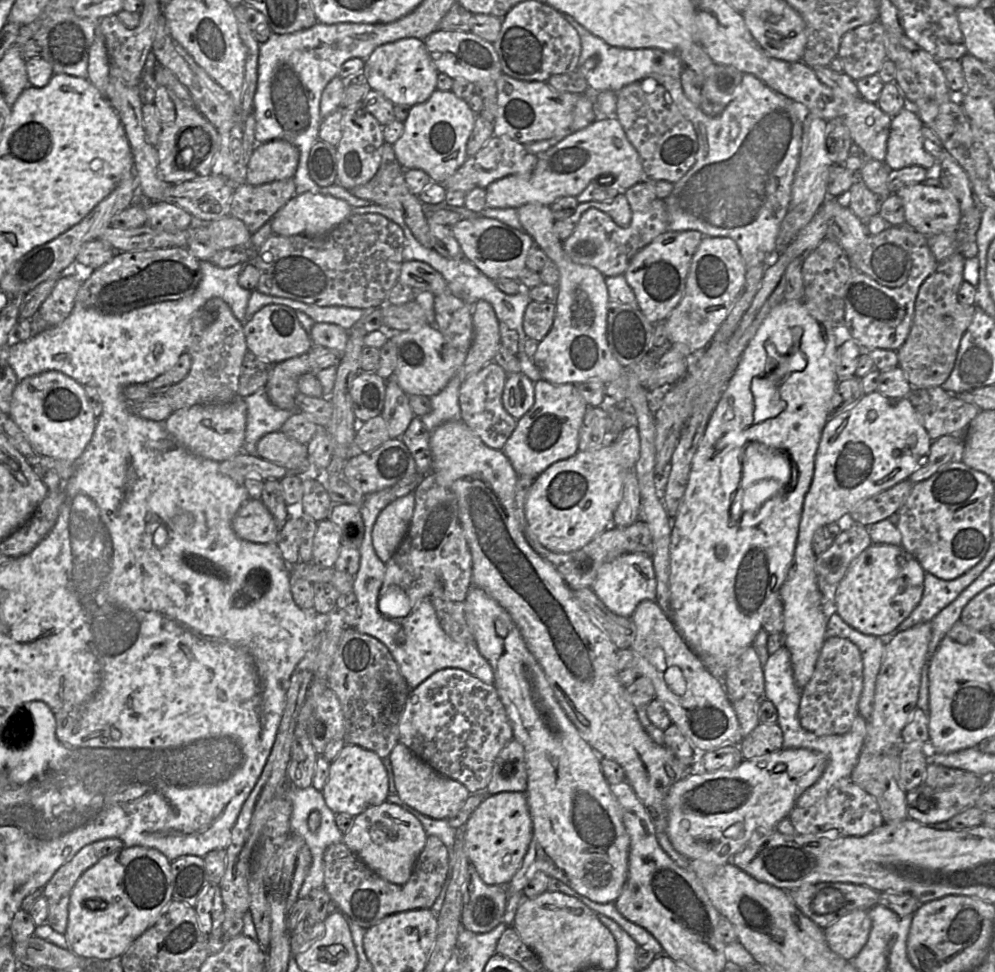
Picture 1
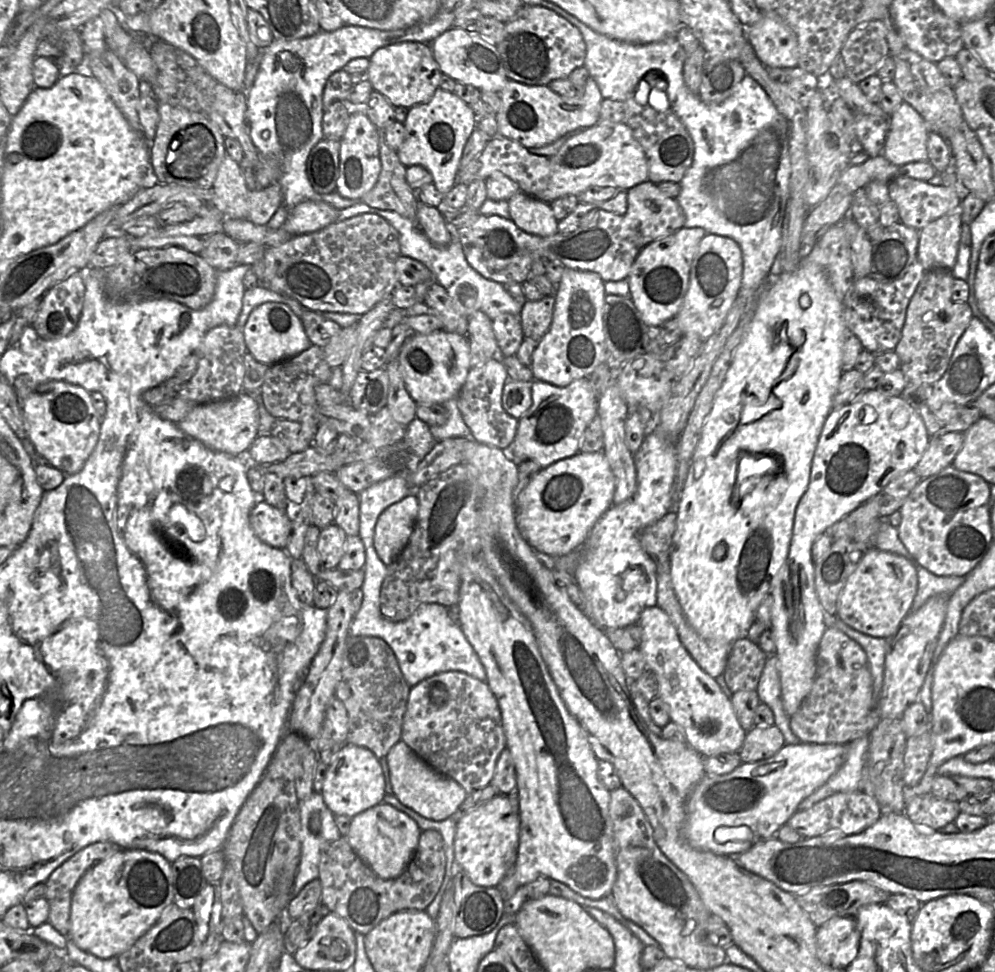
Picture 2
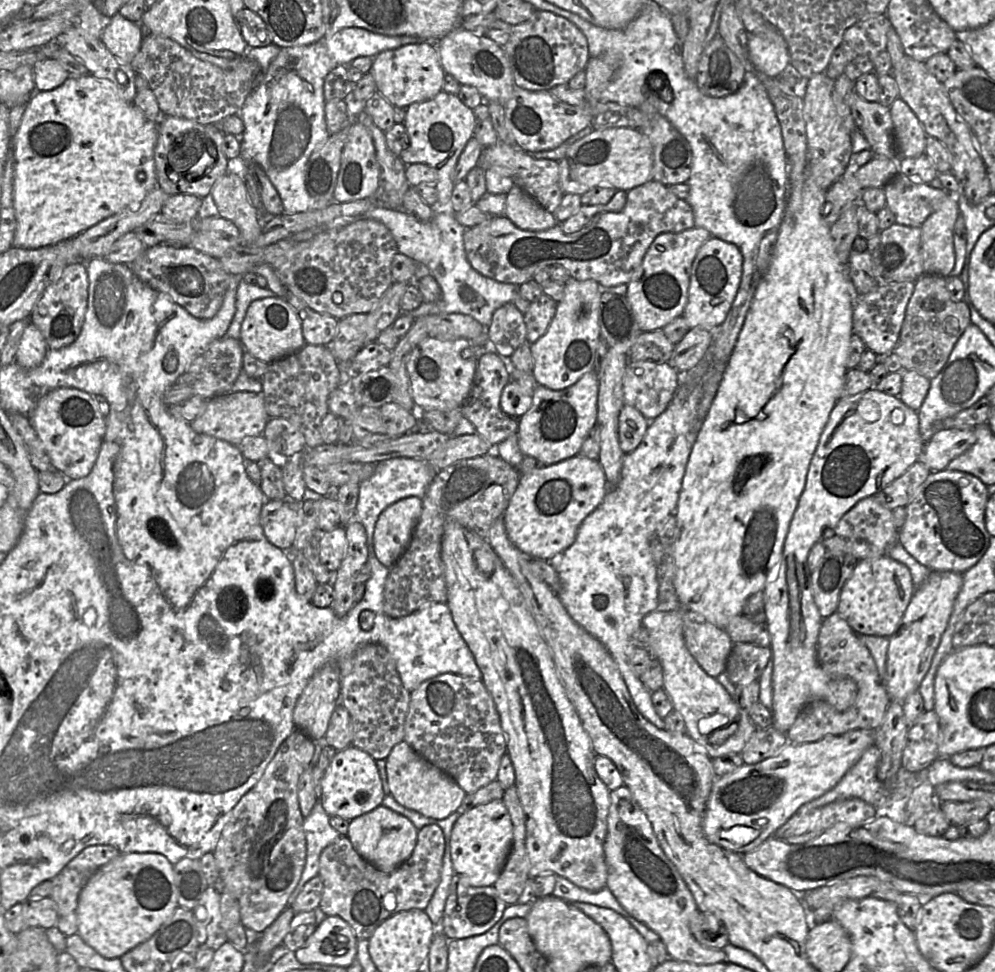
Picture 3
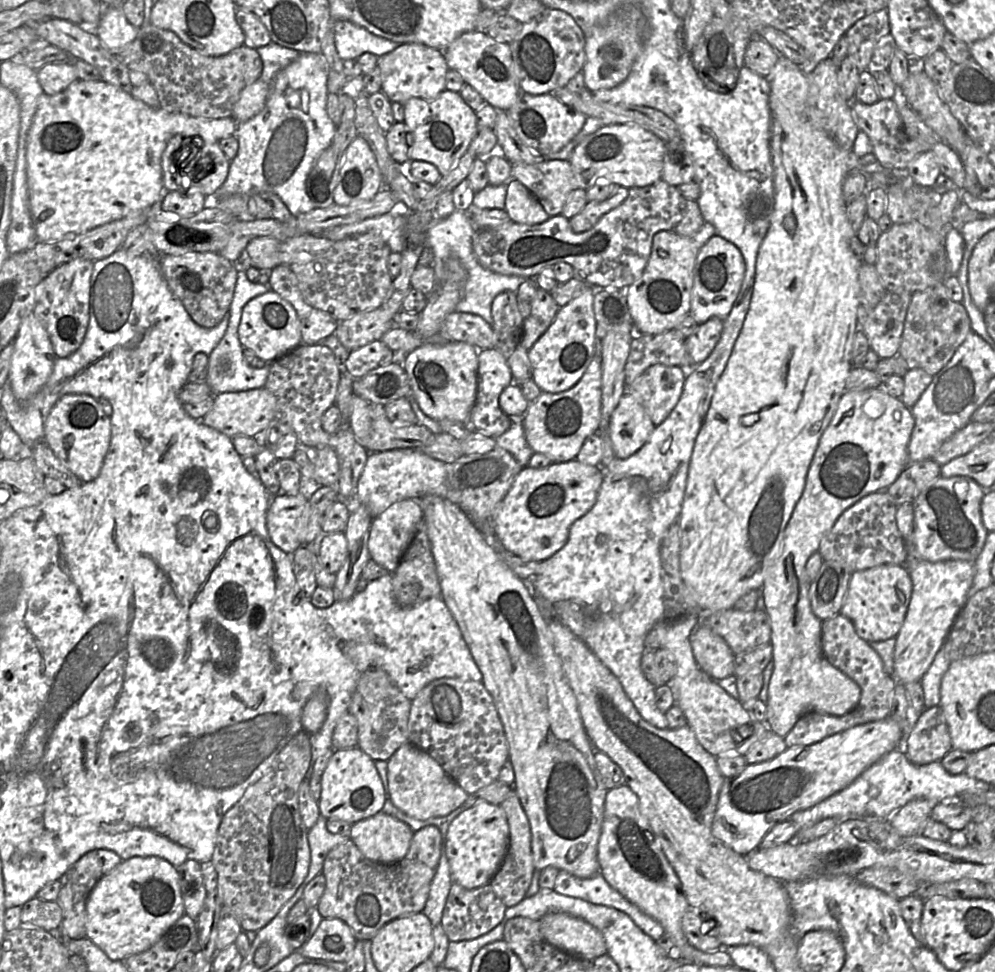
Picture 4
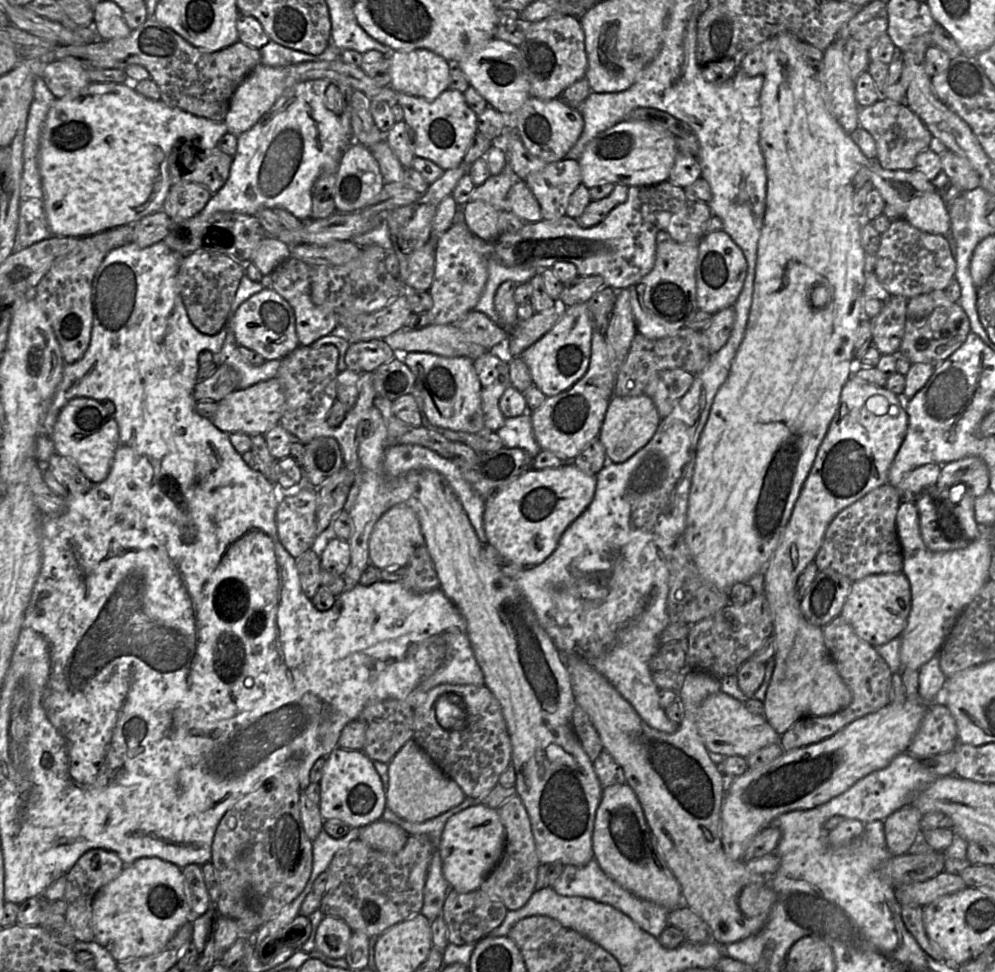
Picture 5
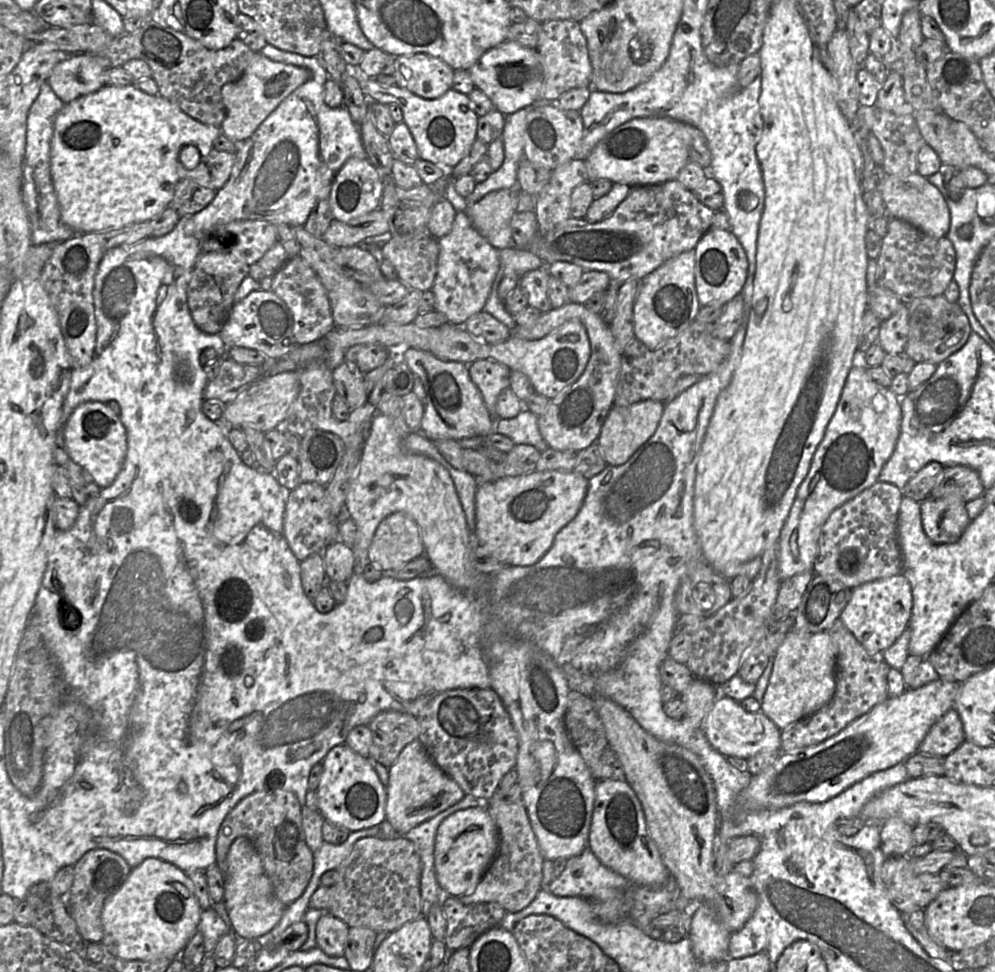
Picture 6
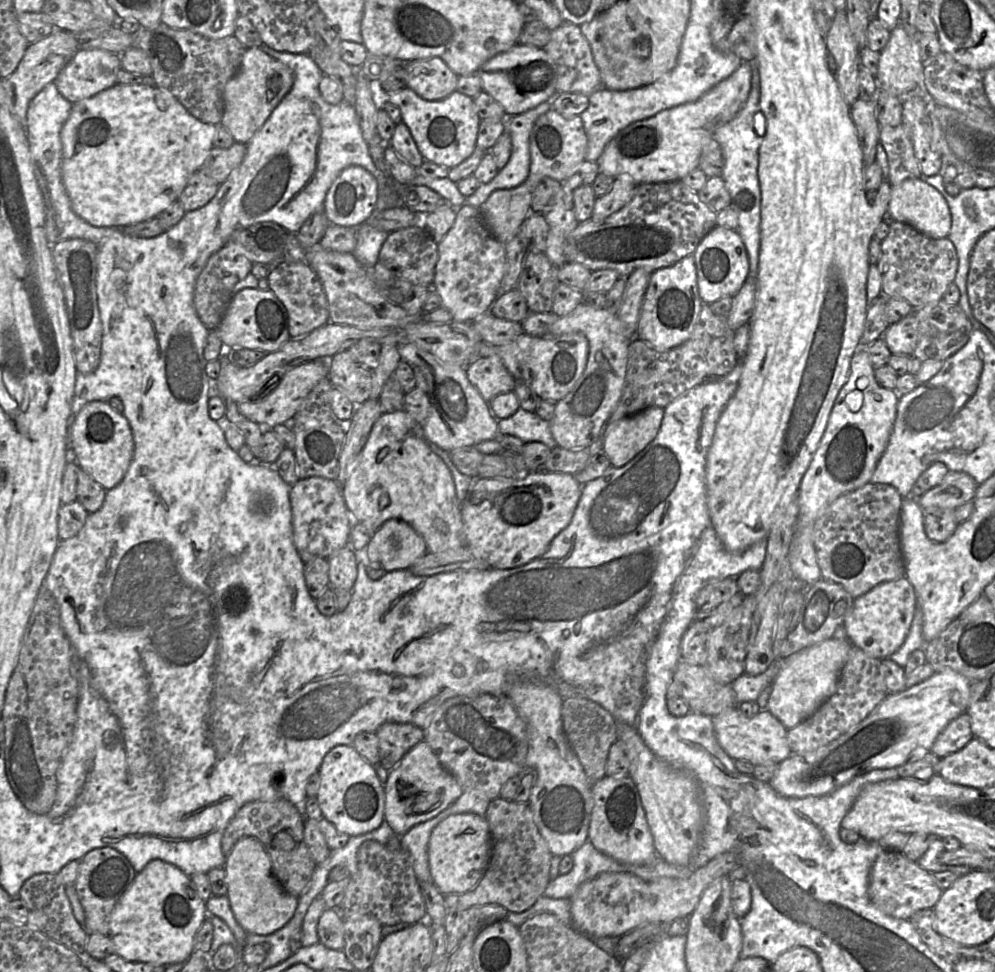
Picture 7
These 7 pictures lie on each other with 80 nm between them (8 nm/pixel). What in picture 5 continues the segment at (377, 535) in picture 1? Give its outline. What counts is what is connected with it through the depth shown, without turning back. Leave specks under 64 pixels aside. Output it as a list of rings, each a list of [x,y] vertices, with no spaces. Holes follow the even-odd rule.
[[[397,504],[385,512],[373,527],[369,540],[369,560],[378,569],[406,566],[414,551],[425,544],[415,511],[406,504]]]

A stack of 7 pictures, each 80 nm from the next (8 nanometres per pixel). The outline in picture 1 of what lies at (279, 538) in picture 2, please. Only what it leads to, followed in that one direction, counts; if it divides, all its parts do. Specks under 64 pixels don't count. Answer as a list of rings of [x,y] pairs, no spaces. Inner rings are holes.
[[[248,499],[232,520],[235,534],[246,541],[275,544],[280,527],[262,500]]]

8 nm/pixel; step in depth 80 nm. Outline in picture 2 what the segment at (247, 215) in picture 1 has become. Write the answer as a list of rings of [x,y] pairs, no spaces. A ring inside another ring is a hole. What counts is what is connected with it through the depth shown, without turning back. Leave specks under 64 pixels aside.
[[[272,184],[255,191],[248,190],[249,213],[247,220],[255,225],[265,225],[283,205],[283,196],[279,184]]]

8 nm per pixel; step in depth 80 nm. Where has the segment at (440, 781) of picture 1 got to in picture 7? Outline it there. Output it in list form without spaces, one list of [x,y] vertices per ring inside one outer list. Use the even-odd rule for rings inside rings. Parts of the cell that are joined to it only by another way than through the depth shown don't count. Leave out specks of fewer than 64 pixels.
[[[423,740],[409,749],[389,771],[384,791],[384,819],[394,834],[401,837],[413,826],[448,808],[463,794],[464,789],[454,775],[441,765],[431,747]]]

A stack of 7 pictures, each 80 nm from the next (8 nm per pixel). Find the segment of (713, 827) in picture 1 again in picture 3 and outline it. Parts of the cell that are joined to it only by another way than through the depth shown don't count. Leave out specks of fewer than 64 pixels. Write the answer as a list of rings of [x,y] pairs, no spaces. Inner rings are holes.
[[[857,729],[842,735],[829,735],[823,739],[804,744],[788,744],[775,756],[759,763],[743,764],[731,774],[717,777],[713,782],[711,793],[706,805],[702,829],[707,840],[721,848],[744,855],[760,847],[765,841],[774,837],[776,831],[783,826],[800,807],[819,798],[832,789],[860,759],[863,752],[874,745],[875,730]],[[734,826],[746,826],[755,830],[755,838],[747,844],[734,843],[731,840],[721,839],[722,830],[729,830]]]

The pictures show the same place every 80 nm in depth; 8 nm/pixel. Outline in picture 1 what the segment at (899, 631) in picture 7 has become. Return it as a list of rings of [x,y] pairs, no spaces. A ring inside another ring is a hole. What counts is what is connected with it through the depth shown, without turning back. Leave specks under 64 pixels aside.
[[[871,543],[850,564],[835,594],[835,612],[850,626],[867,635],[888,640],[893,632],[921,601],[926,571],[902,546]]]

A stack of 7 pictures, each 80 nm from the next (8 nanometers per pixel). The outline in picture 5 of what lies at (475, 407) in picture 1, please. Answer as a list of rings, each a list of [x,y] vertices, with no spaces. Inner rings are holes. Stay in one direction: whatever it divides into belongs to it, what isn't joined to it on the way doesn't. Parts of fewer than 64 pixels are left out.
[[[501,348],[487,351],[474,360],[473,365],[481,386],[484,427],[497,432],[503,427],[505,417],[499,408],[499,400],[511,385],[508,358]]]

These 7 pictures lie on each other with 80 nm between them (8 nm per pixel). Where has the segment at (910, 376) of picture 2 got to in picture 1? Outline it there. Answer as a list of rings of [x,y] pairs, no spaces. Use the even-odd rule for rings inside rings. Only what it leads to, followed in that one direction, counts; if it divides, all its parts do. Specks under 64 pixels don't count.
[[[960,252],[954,253],[940,262],[936,270],[920,286],[909,335],[896,351],[898,366],[912,387],[941,387],[954,367],[960,341],[976,309],[975,305],[965,306],[958,301],[958,290],[964,282],[965,260]]]

